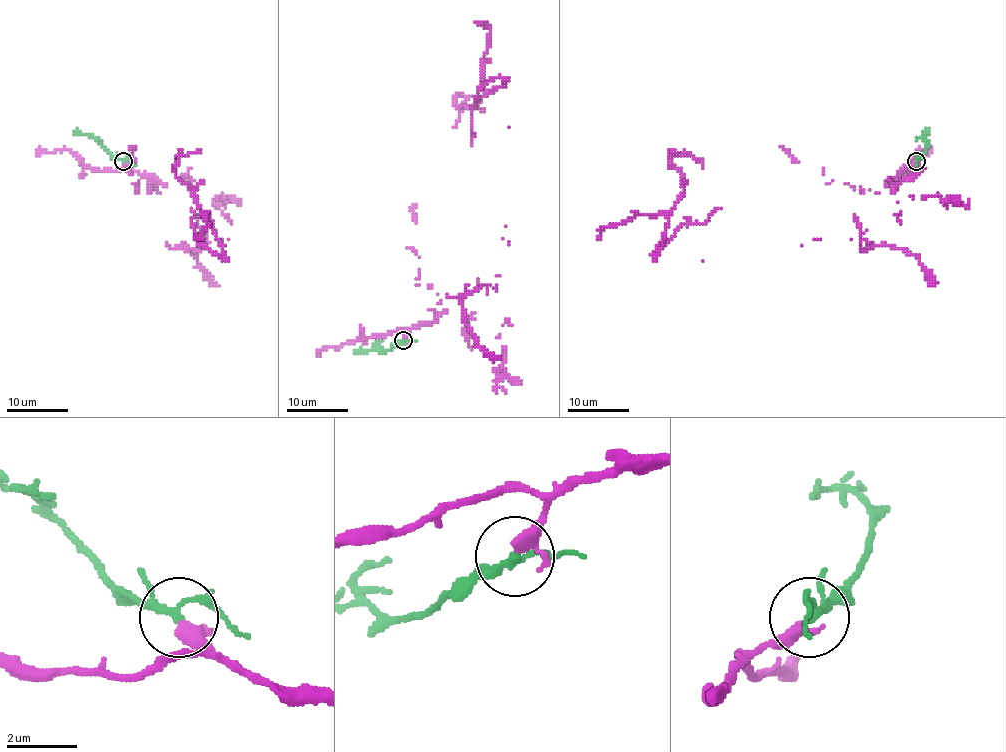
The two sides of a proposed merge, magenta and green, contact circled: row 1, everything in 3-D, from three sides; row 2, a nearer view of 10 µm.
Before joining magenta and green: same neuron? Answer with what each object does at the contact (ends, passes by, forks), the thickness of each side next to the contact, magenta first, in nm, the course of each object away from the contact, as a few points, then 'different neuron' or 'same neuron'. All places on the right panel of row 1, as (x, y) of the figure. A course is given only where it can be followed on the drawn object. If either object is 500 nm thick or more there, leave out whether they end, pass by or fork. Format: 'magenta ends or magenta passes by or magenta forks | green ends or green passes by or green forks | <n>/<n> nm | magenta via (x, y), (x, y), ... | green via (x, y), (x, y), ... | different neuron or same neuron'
magenta passes by | green forks | 280/160 nm | magenta via (915, 161), (880, 192), (832, 181), (719, 208), (652, 255), (683, 189), (672, 155), (781, 147), (798, 163) | green via (915, 161), (926, 149), (926, 132), (929, 135) | same neuron

